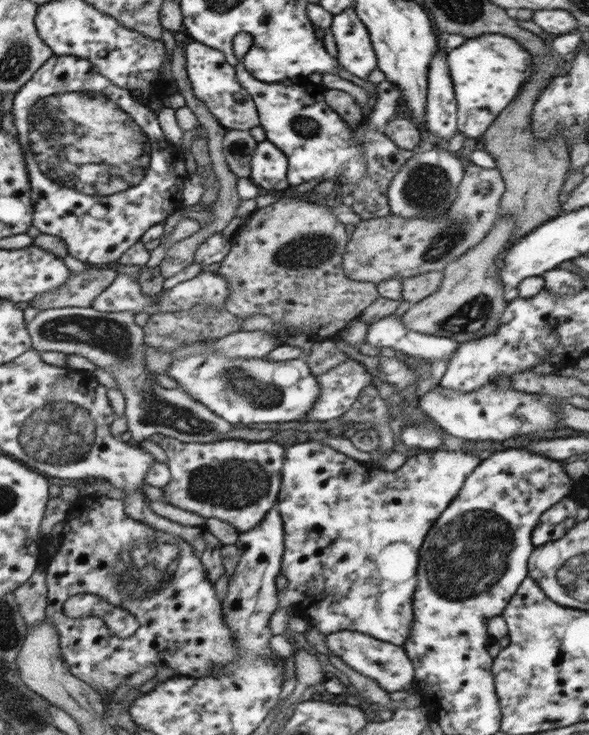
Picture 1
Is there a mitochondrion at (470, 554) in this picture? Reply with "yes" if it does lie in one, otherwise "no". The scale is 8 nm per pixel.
yes

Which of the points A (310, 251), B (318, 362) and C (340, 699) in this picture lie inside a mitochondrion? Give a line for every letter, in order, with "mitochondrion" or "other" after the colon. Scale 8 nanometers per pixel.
A: mitochondrion
B: other
C: other

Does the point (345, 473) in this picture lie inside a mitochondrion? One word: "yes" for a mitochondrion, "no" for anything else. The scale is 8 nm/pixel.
no

